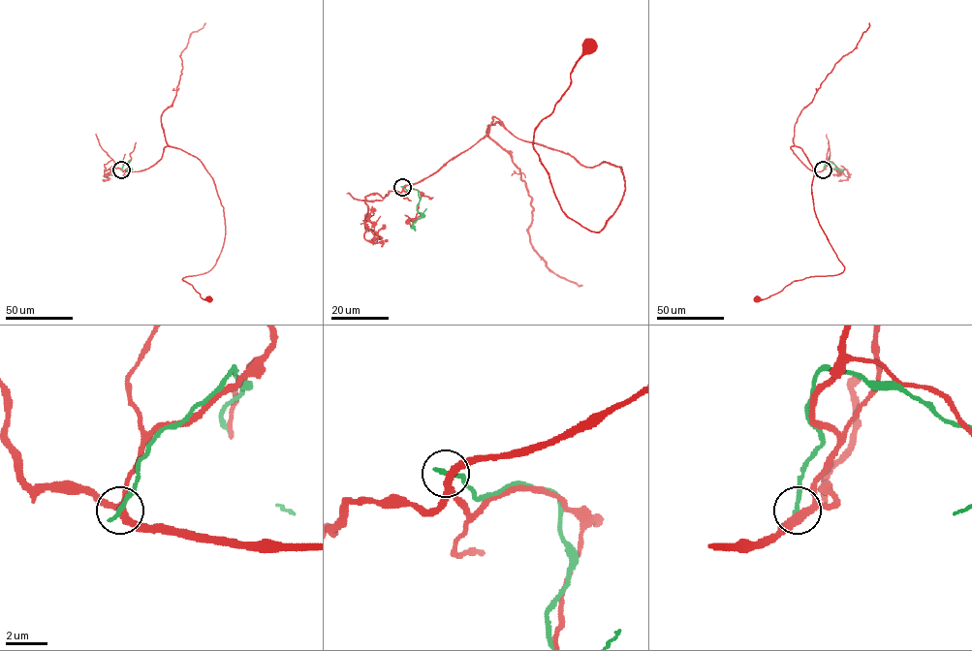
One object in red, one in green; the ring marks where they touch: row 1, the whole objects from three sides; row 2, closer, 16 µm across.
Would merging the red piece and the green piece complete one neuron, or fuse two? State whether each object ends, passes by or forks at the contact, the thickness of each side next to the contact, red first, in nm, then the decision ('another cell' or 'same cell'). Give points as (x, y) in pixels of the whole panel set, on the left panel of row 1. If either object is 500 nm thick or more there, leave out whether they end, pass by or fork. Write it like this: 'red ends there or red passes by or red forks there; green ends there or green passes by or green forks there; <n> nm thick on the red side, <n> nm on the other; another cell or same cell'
red forks there; green ends there; 280 nm thick on the red side, 260 nm on the other; another cell

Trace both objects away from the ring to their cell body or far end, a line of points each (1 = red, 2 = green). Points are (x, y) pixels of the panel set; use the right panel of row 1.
1: (823, 170), (812, 170), (791, 147), (800, 147), (813, 168), (816, 217), (844, 270), (794, 281), (757, 298)
2: (823, 170), (825, 160), (844, 170)

